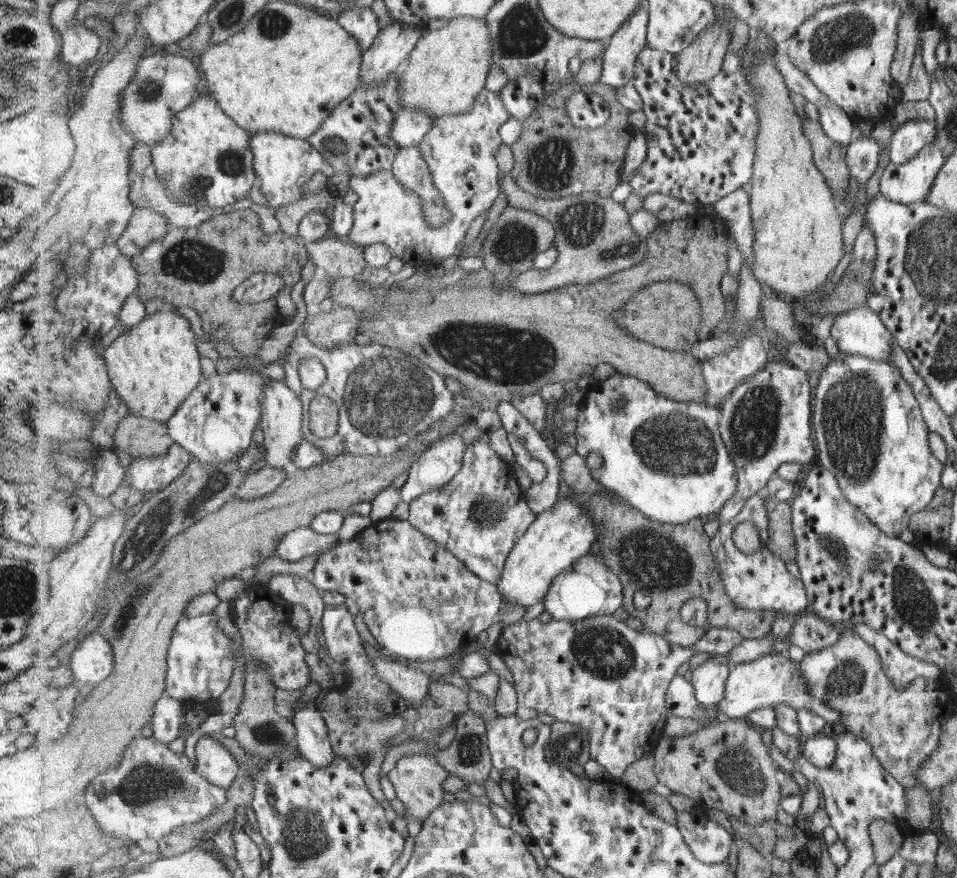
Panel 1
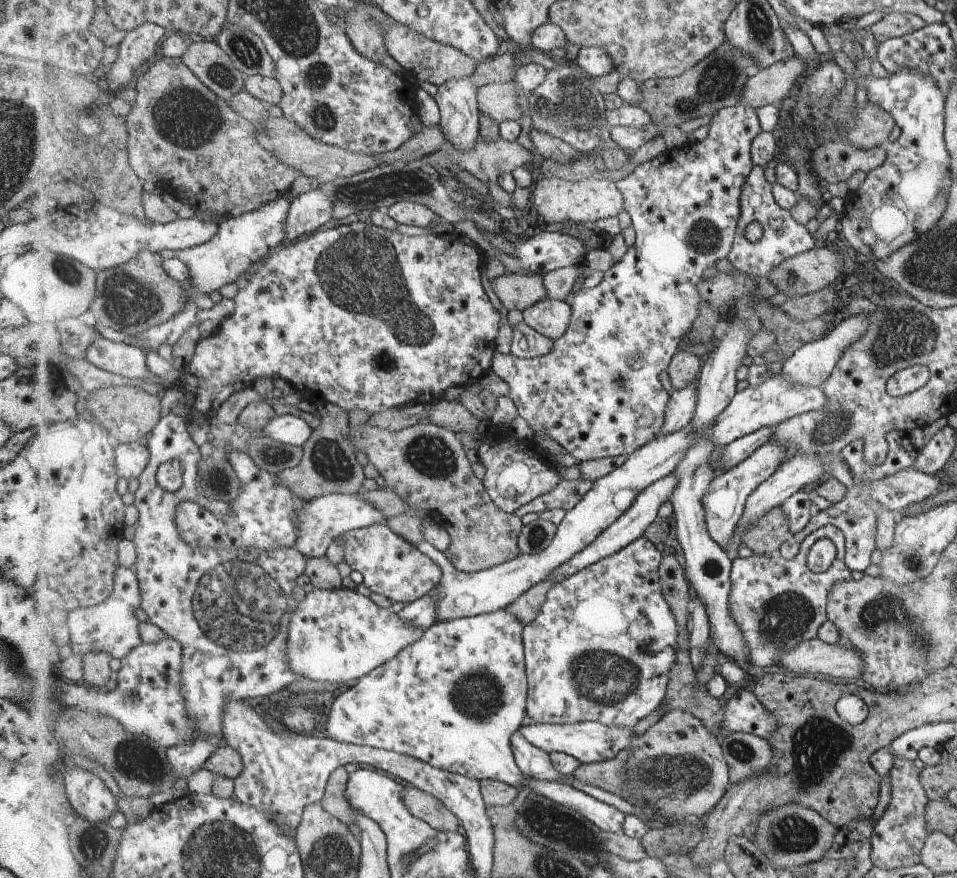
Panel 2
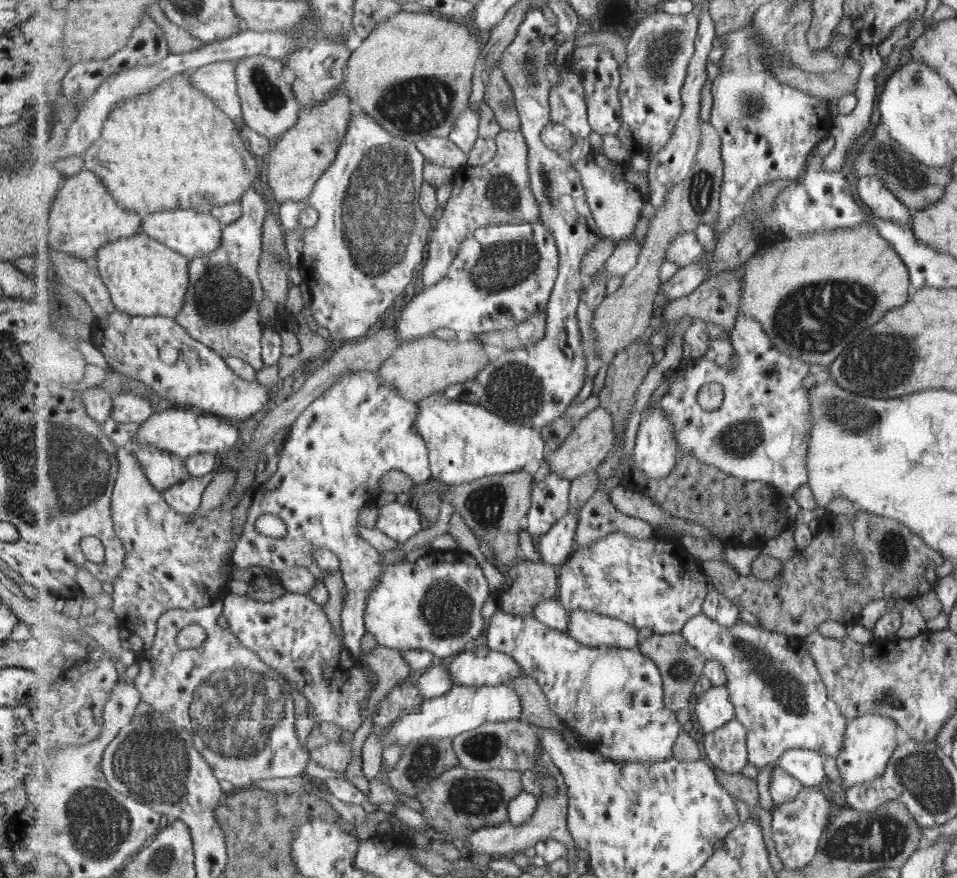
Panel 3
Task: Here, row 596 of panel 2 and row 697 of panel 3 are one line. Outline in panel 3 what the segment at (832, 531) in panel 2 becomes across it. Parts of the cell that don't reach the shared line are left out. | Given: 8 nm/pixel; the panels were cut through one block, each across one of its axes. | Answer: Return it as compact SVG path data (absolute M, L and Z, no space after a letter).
M704 612L688 620L682 630L687 643L705 655L707 660L716 659L727 673L731 702L735 708L737 721L748 729L749 760L757 770L769 766L779 766L781 755L791 749L817 750L821 754L837 758L844 747L844 736L848 731L849 720L837 701L829 697L824 678L817 668L815 658L809 654L805 639L790 637L769 631L763 627L751 626L739 619L732 628L721 625Z

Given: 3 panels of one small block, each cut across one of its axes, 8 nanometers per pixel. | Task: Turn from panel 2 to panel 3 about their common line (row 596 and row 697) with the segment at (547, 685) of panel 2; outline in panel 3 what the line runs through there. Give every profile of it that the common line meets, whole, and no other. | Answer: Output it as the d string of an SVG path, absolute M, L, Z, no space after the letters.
M503 610L496 611L496 613L489 620L487 625L486 636L488 638L487 646L493 648L497 652L503 652L508 656L511 656L519 665L522 666L526 675L530 675L533 679L537 680L541 689L544 690L545 695L549 698L549 705L552 706L556 715L561 716L561 719L565 721L565 725L569 725L569 729L573 729L575 733L579 733L582 738L581 747L591 749L593 751L600 752L603 756L607 756L611 760L617 762L665 762L667 759L673 756L673 748L675 748L675 742L679 738L679 732L685 730L687 727L682 727L677 720L676 712L669 710L668 706L663 702L663 678L661 678L661 672L657 668L657 664L653 664L651 658L643 656L639 648L633 648L633 650L625 650L625 648L611 648L611 647L589 647L577 641L568 632L561 632L559 629L547 626L540 620L537 620L531 615L514 615Z

